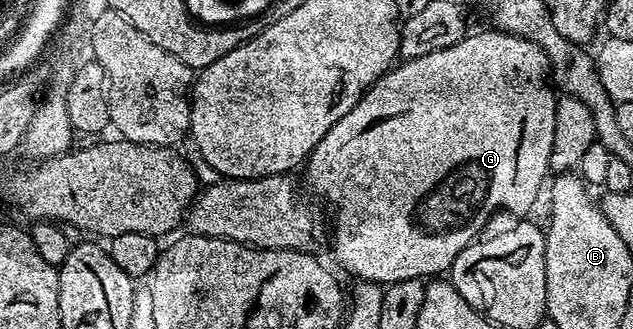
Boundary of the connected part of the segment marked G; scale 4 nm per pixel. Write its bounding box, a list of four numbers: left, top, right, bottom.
[304,28,557,284]

